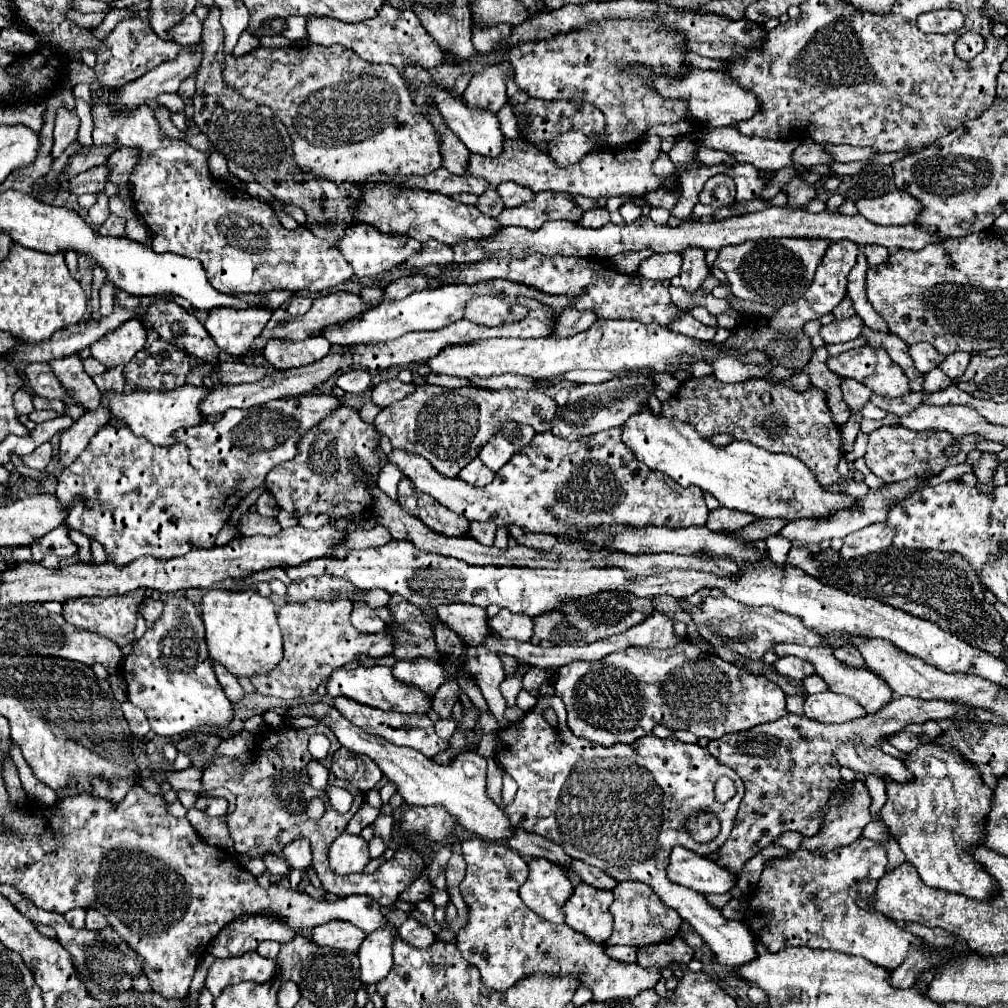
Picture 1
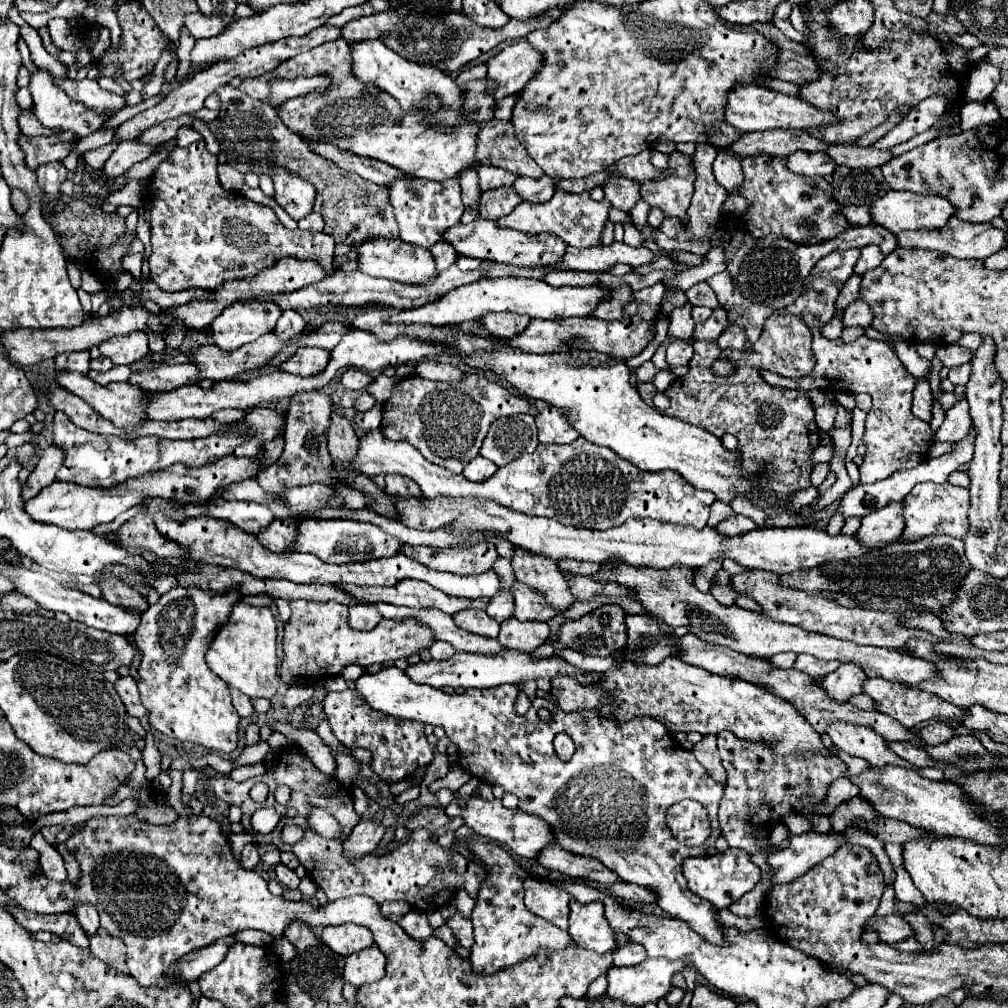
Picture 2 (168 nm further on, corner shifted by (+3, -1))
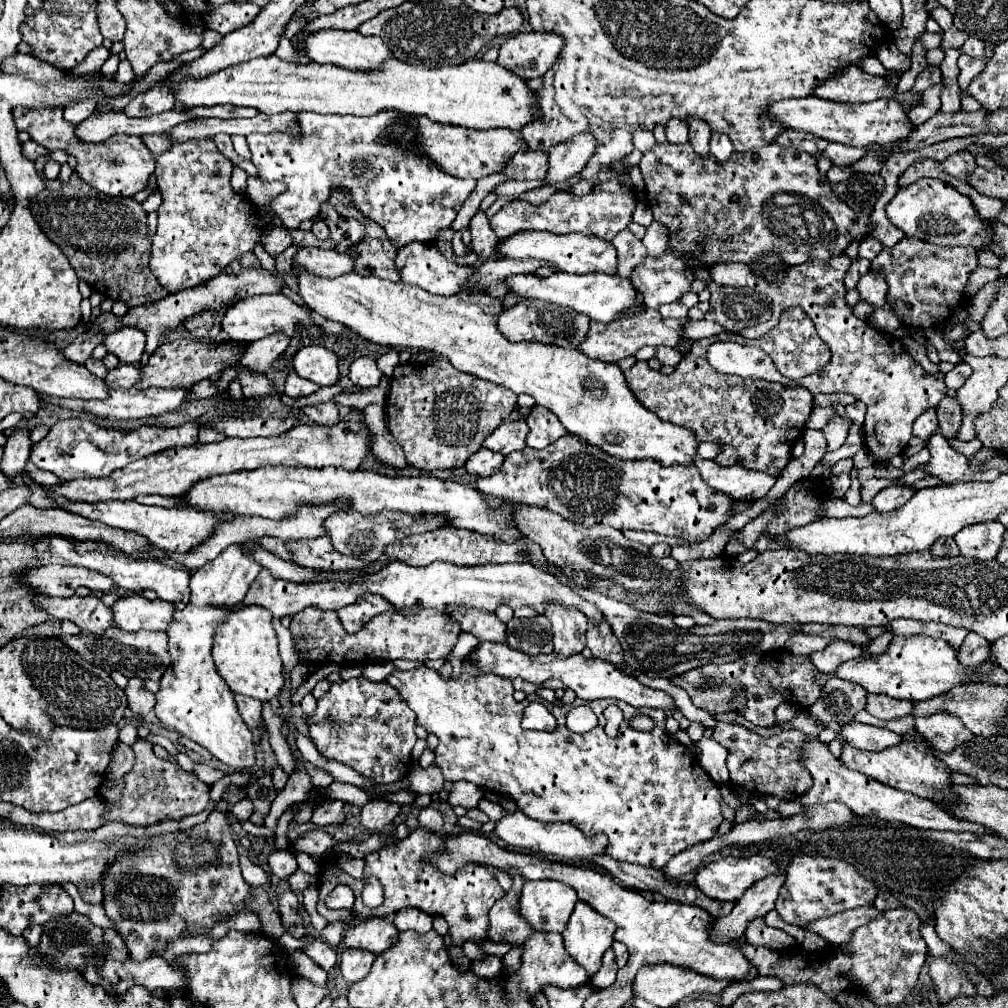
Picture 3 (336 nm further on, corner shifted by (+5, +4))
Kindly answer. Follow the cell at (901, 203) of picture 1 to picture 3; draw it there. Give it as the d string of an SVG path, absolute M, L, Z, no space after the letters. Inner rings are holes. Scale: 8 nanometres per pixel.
M922 178L910 186L900 188L886 206L886 214L888 220L904 232L904 236L940 246L972 246L978 250L988 246L994 234L988 220L980 218L968 196L960 194L954 186L932 178Z

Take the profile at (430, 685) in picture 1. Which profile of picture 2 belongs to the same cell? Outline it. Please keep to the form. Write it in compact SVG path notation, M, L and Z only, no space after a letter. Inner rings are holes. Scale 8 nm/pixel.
M504 649L498 655L478 655L478 653L454 653L448 661L420 661L416 665L408 665L404 669L404 673L416 681L416 683L424 683L436 689L444 689L444 687L462 687L462 689L488 689L488 687L498 687L504 683L522 683L528 679L552 679L556 673L576 673L576 677L580 677L580 681L584 683L592 683L602 679L602 673L588 673L582 675L578 673L570 663L566 663L560 657L550 657L550 659L540 659L540 661L532 661L532 657L528 653L520 653L520 651L512 651L512 649Z

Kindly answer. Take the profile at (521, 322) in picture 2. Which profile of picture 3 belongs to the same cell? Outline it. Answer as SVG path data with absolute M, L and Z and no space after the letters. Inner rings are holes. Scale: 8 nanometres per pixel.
M522 300L518 306L504 310L500 314L498 330L510 342L534 342L536 340L542 344L556 344L562 348L578 350L580 342L586 338L586 334L590 330L590 318L574 312L572 308L550 304L546 300Z

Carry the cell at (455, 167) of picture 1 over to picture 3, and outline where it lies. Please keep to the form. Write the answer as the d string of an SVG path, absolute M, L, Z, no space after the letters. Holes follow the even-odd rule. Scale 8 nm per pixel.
M476 212L474 218L470 220L470 232L472 232L472 250L484 258L484 260L490 260L494 256L502 258L498 254L498 238L494 236L488 220L486 220L486 214L484 212Z

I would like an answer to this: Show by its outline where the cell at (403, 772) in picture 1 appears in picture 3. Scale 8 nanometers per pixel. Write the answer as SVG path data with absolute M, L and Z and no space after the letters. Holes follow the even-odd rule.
M518 810L514 814L506 814L502 820L498 820L494 834L512 848L532 850L532 852L536 852L544 858L558 860L558 862L602 856L608 848L608 838L604 834L596 834L594 838L588 838L578 828L574 828L572 824L562 824L562 822L544 824L544 822L538 822L538 820L530 820L528 816L522 816L522 812L518 812Z

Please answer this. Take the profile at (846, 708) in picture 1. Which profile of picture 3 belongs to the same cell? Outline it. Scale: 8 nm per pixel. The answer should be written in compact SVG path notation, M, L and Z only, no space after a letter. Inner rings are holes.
M914 728L906 734L902 734L902 742L896 746L890 746L882 752L858 752L856 748L850 748L846 742L842 742L844 750L840 756L840 762L856 772L862 772L886 786L892 786L896 790L904 790L934 802L942 802L942 804L954 804L958 800L958 796L952 790L952 770L938 760L938 756L934 754L934 750L928 746L926 738Z

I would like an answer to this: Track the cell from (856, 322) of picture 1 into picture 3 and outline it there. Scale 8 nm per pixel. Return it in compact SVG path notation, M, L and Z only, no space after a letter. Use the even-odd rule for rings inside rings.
M868 270L858 286L856 286L862 294L862 298L872 304L874 308L882 308L886 304L886 294L888 294L888 284L886 284L886 278L882 272L878 270Z

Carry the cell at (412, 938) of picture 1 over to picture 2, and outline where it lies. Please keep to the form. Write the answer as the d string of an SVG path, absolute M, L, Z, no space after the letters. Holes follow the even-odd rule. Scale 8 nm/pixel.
M422 911L406 913L398 923L416 941L424 941L424 939L428 939L432 935L432 927L430 927L430 923L426 919L426 913L422 913Z

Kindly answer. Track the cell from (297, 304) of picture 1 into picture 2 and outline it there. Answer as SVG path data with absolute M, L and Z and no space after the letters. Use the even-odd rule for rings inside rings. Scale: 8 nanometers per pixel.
M286 309L286 311L282 311L282 315L280 315L274 331L280 337L284 337L284 341L288 341L288 337L300 333L300 329L304 329L304 325L306 325L306 321L304 321L304 317L302 317L300 311Z

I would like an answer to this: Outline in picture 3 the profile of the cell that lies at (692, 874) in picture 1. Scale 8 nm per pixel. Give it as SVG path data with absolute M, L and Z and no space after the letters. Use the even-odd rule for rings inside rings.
M764 856L750 858L722 858L718 862L700 868L696 874L698 888L714 900L738 900L758 880L778 874L778 864Z

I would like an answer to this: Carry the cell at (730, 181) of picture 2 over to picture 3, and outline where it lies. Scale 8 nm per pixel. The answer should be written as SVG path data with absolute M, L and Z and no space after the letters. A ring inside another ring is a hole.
M712 132L712 136L710 136L710 154L716 156L716 160L728 160L732 156L732 152L734 152L734 146L726 138L726 134Z

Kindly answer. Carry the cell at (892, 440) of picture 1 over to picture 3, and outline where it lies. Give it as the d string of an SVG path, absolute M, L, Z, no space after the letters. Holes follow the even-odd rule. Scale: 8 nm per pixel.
M846 254L834 256L828 262L810 260L810 264L790 266L784 276L778 276L774 282L766 282L764 278L756 276L748 264L728 262L716 264L710 270L710 276L716 284L722 286L738 286L738 288L754 288L756 292L770 290L774 300L772 318L764 324L752 328L774 328L780 320L780 314L788 308L802 308L812 322L820 338L830 348L830 362L810 376L800 380L788 380L780 376L774 362L768 358L766 352L750 346L740 346L732 342L716 342L708 348L708 362L714 370L722 374L736 374L742 378L762 378L768 382L778 382L782 386L804 386L812 394L832 394L832 392L846 392L858 396L866 406L866 422L862 426L864 440L868 450L874 454L876 462L884 462L896 454L902 454L912 438L912 424L914 420L928 408L935 408L938 402L947 395L944 374L928 374L904 348L902 342L890 338L888 334L878 332L868 322L858 322L852 312L852 306L846 304L846 288L844 288L844 274L850 268L850 258Z

